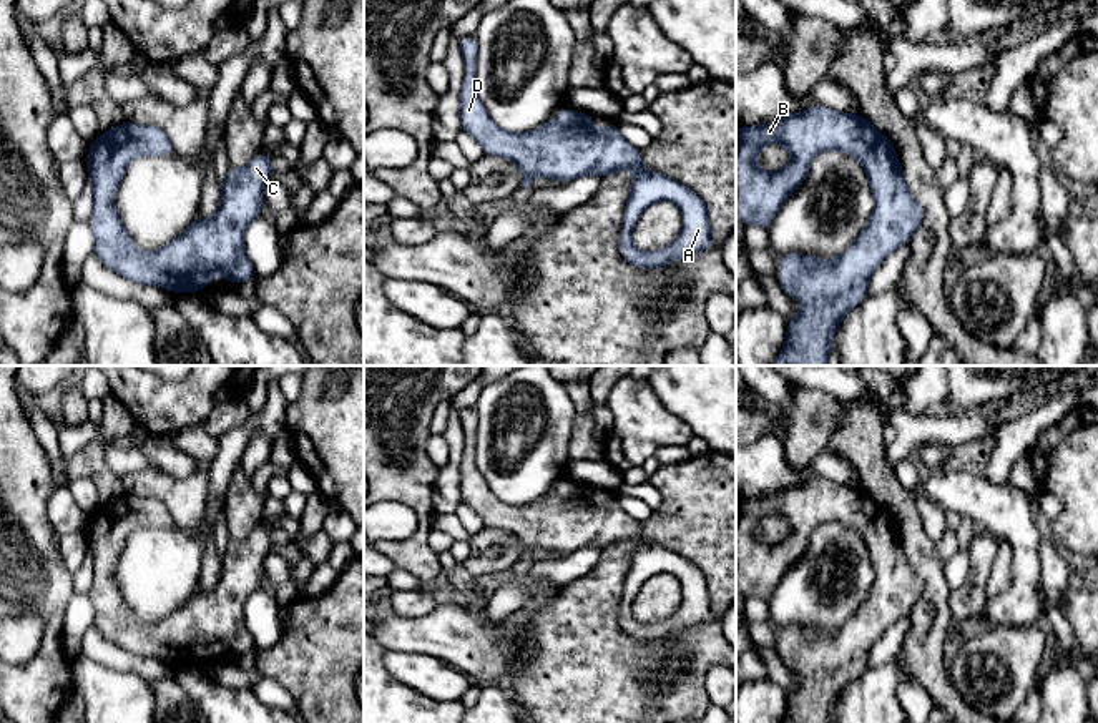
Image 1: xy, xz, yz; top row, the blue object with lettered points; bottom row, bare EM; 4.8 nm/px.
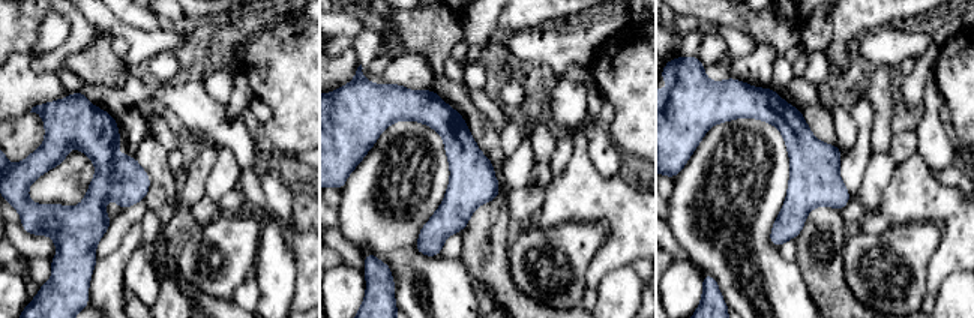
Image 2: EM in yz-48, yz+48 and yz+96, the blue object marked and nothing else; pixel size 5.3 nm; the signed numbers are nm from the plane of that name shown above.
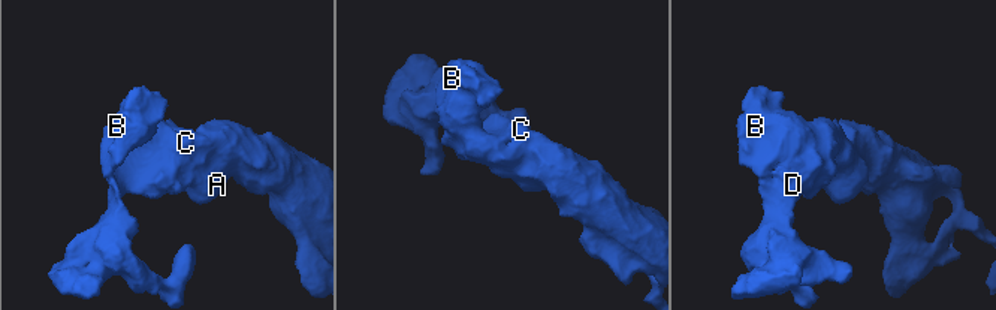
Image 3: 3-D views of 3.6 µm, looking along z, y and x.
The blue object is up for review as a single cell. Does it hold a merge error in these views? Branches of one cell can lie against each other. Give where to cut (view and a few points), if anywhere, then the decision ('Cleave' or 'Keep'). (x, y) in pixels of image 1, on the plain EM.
No split. Keep

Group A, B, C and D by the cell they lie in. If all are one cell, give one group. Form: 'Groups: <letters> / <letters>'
Groups: A B C D

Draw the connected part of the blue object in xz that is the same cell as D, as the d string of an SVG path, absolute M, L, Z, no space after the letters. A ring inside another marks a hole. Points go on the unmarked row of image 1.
M475 407L462 411L458 421L465 437L465 450L458 464L462 502L482 517L483 527L503 529L522 542L522 563L537 548L560 552L565 557L586 547L603 550L633 542L620 607L620 625L628 637L654 642L713 620L706 575L676 552L643 542L640 522L621 509L615 494L605 495L605 504L596 505L593 494L600 490L561 480L553 492L533 504L508 505L490 490L477 469L478 414ZM661 573L671 573L681 582L683 602L663 622L640 623L633 617L633 602L640 588Z

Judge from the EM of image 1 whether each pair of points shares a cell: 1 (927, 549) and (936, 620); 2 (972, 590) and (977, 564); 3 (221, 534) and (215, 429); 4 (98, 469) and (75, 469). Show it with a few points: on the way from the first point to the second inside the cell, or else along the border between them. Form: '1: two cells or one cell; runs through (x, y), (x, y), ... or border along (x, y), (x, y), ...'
1: one cell; runs through (931, 567), (934, 602)
2: one cell; runs through (974, 584), (977, 570)
3: two cells; border along (249, 416), (216, 437)
4: one cell; runs through (93, 469), (80, 469)

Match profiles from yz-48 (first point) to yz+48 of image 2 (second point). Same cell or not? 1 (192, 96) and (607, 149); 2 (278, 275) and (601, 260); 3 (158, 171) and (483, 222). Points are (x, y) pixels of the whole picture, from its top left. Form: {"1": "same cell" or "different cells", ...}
{"1": "different cells", "2": "different cells", "3": "same cell"}

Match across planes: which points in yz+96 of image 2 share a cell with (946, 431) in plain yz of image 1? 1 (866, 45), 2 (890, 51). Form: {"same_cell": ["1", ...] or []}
{"same_cell": ["1", "2"]}

